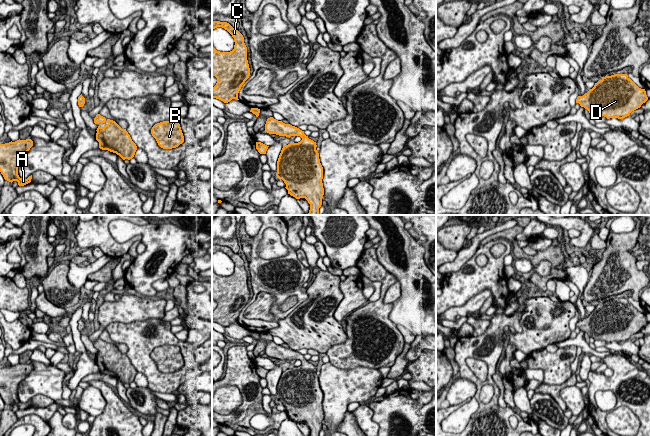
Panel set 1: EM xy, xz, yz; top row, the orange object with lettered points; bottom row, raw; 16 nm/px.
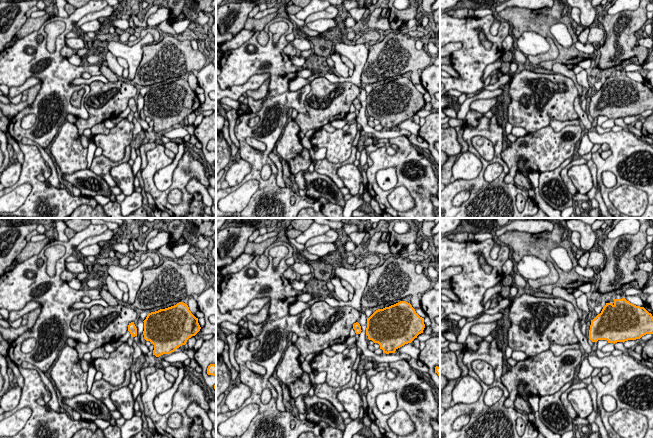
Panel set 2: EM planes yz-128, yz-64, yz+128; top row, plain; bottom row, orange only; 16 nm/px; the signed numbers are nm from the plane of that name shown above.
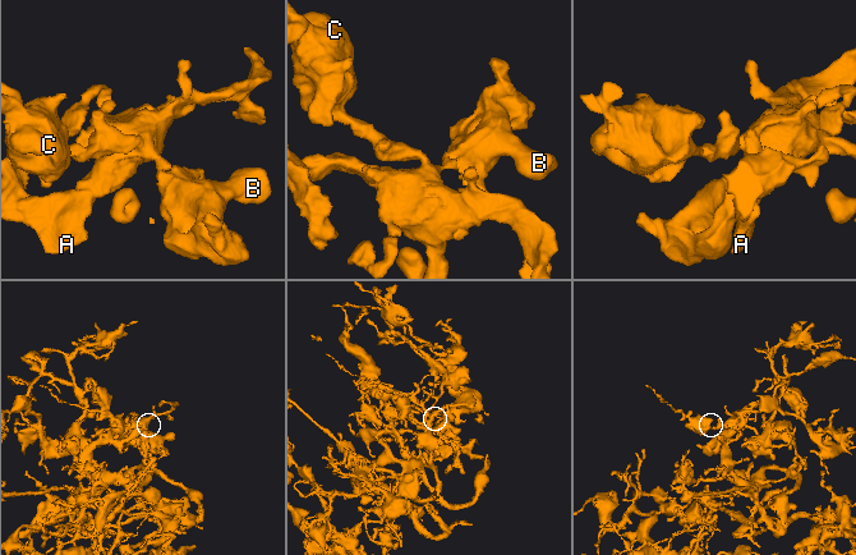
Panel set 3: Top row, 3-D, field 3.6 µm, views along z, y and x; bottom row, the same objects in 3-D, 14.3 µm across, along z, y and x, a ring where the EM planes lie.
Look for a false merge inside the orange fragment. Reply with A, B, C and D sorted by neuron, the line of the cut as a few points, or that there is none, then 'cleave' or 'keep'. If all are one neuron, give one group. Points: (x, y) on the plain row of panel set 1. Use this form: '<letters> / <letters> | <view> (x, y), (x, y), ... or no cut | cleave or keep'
A B C D | no cut | keep

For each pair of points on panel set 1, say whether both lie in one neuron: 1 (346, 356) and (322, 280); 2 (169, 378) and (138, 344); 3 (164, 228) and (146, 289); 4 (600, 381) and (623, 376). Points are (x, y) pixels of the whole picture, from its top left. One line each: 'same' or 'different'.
1: different
2: same
3: same
4: same

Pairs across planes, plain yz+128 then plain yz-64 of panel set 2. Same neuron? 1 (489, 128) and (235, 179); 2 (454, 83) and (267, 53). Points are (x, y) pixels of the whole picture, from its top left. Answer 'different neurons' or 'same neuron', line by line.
1: different neurons
2: same neuron

